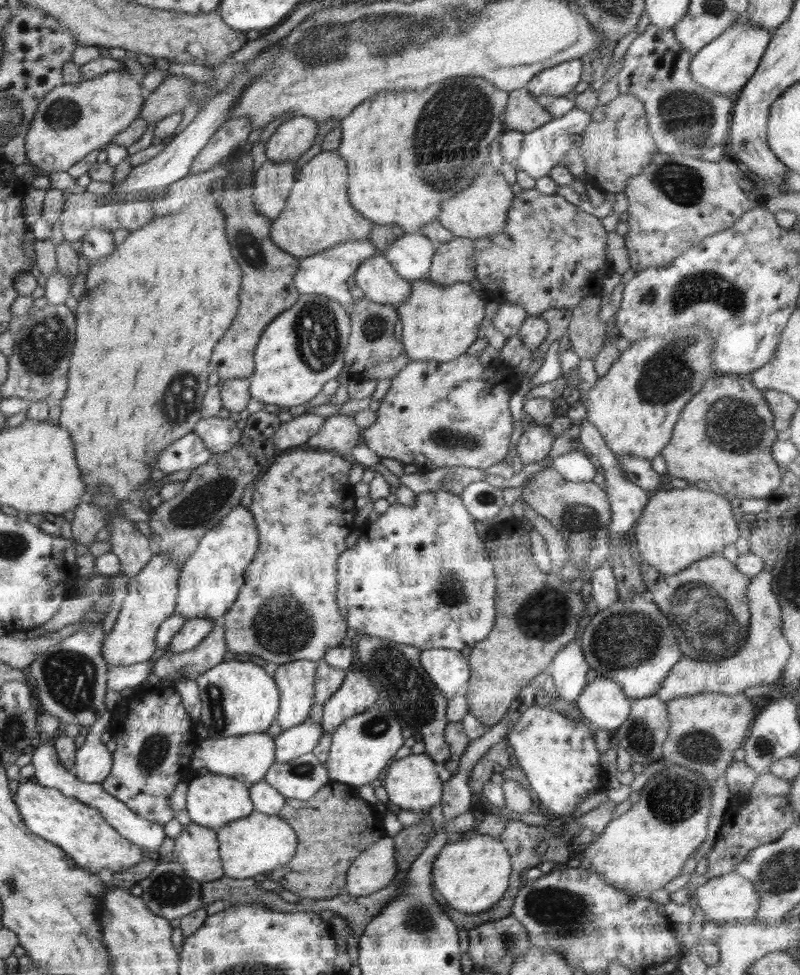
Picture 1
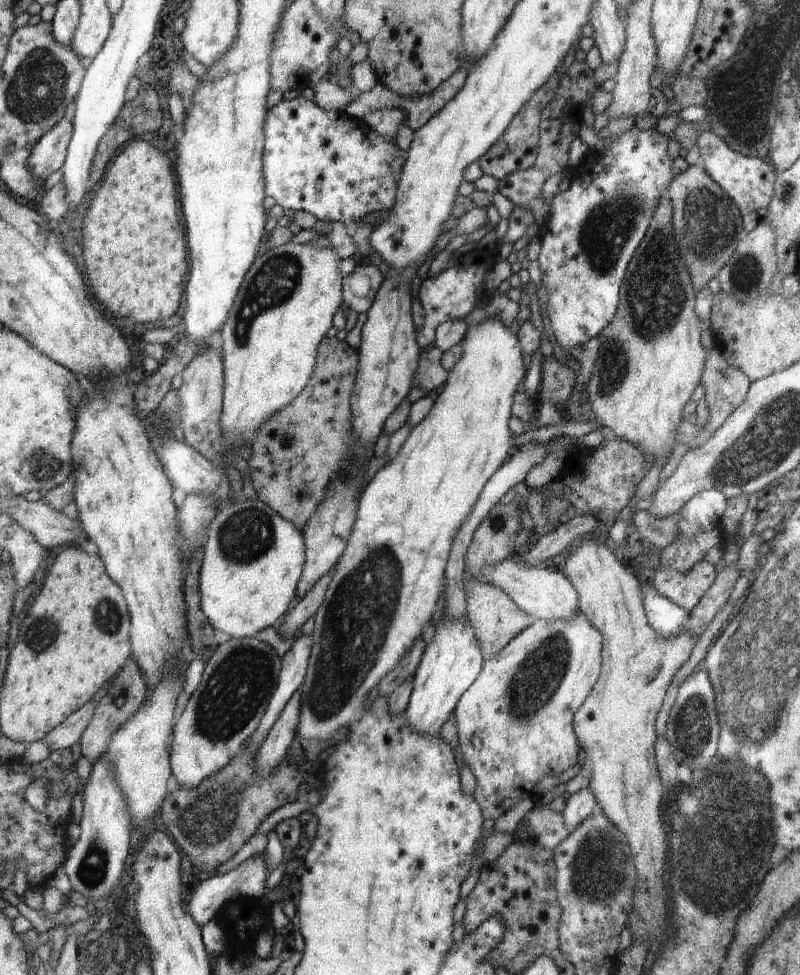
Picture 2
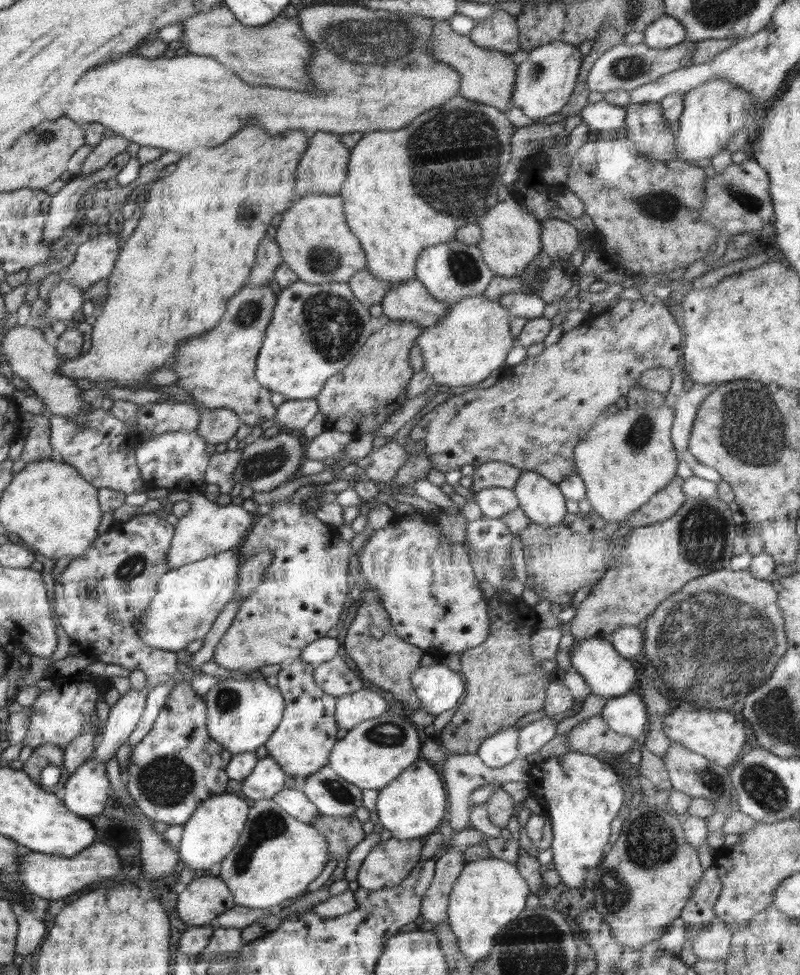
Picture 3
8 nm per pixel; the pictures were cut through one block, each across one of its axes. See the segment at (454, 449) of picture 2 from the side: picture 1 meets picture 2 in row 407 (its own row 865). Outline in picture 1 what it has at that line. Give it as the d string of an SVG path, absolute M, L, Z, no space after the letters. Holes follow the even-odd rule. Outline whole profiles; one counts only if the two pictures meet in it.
M474 835L446 844L432 864L432 884L439 898L448 904L451 912L480 914L502 900L508 890L512 874L511 858L504 844L489 835Z

